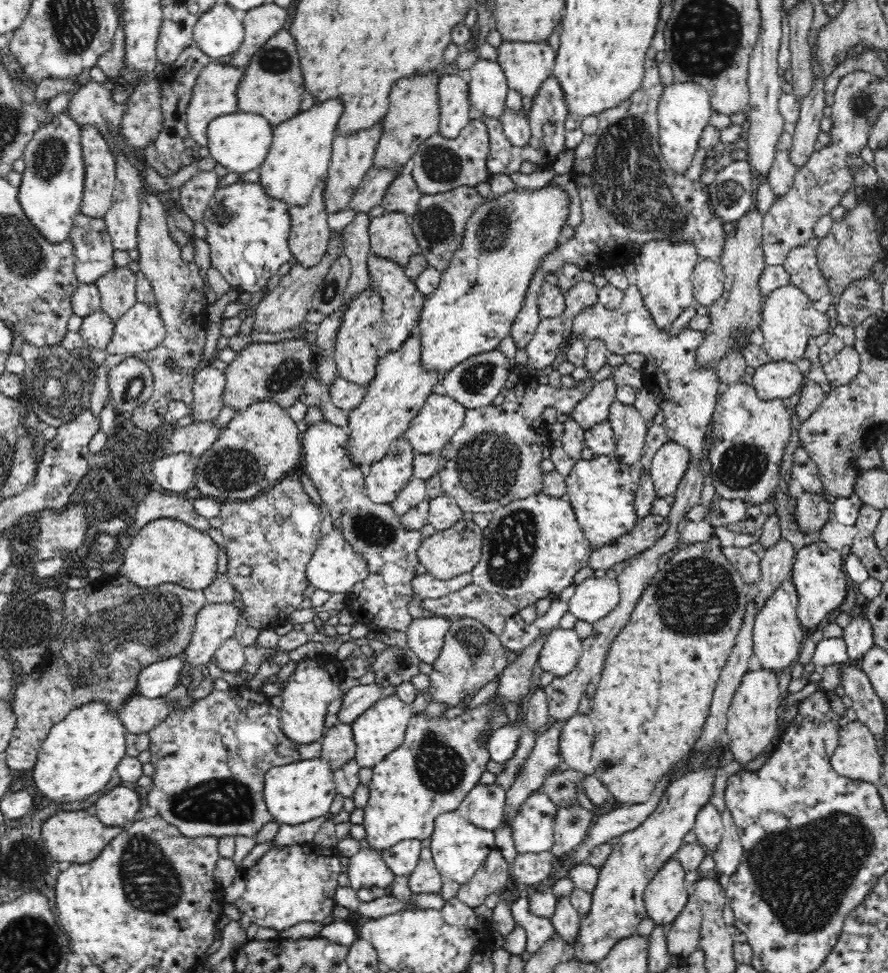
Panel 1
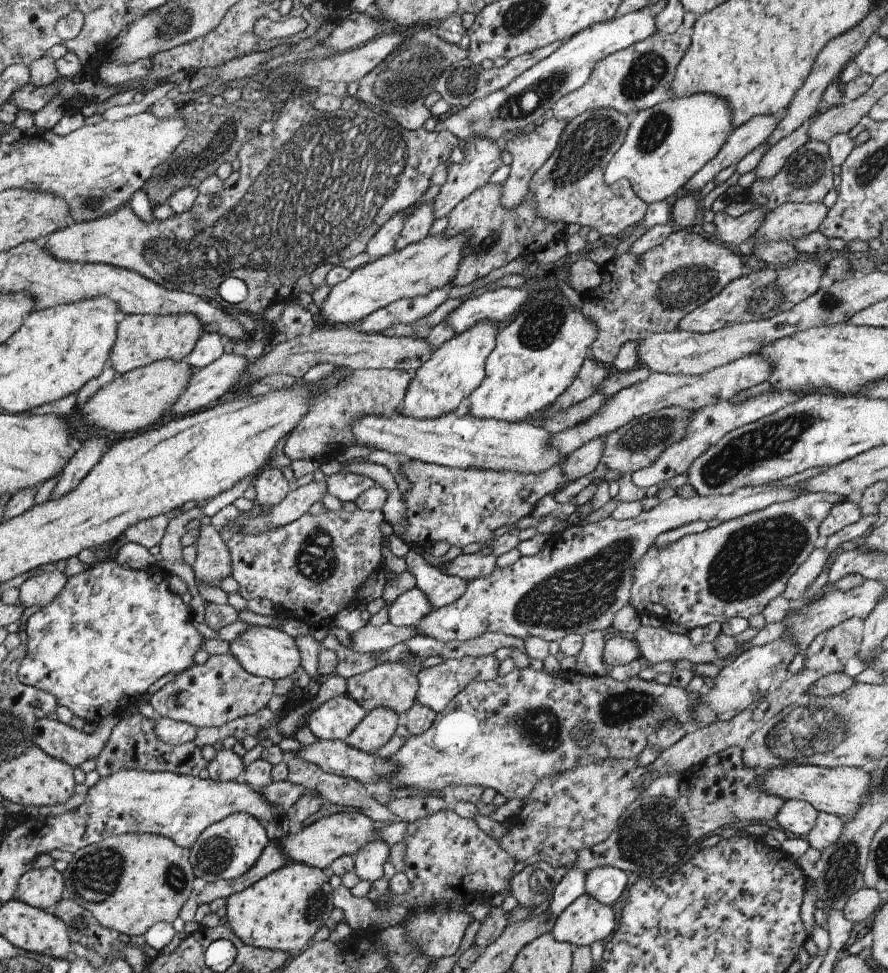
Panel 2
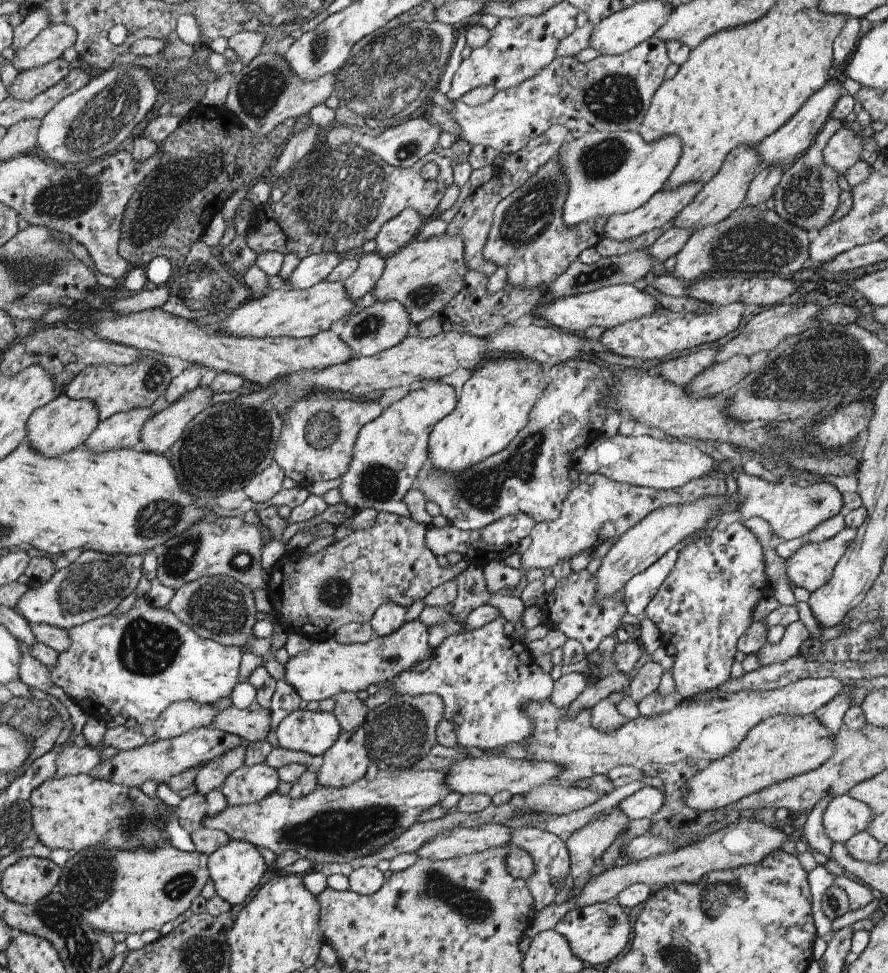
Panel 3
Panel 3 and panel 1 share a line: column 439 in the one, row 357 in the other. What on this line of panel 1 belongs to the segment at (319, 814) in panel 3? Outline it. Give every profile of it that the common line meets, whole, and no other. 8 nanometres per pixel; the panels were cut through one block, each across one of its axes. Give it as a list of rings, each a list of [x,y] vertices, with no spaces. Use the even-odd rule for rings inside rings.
[[[792,284],[773,290],[765,297],[760,314],[759,331],[764,337],[763,349],[770,360],[796,363],[804,357],[809,341],[813,337],[826,338],[828,336],[828,316],[814,307],[814,301]]]

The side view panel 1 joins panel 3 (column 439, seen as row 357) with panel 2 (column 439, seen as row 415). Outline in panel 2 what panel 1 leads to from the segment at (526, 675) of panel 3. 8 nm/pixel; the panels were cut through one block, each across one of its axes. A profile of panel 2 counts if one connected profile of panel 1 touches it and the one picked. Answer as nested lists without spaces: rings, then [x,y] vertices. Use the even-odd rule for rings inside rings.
[[[492,655],[482,657],[464,656],[458,659],[446,659],[441,664],[422,669],[416,673],[419,682],[416,700],[420,704],[432,708],[436,713],[442,712],[444,708],[448,707],[454,696],[464,690],[471,682],[486,682],[498,677],[500,663]]]

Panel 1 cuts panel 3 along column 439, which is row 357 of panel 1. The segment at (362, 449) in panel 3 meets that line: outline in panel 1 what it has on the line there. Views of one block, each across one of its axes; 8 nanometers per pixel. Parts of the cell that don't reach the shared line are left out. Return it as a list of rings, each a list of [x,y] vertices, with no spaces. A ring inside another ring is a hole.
[[[418,334],[411,335],[396,351],[388,352],[376,364],[376,376],[365,389],[362,404],[347,412],[348,415],[348,457],[356,465],[378,462],[388,452],[394,440],[404,437],[408,426],[425,400],[430,396],[434,384],[442,378],[434,369],[422,365],[422,342]]]

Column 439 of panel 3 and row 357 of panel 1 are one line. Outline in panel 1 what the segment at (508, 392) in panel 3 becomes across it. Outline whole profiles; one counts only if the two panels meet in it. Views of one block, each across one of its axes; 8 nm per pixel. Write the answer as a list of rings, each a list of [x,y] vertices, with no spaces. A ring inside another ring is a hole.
[[[555,185],[523,188],[492,194],[482,206],[476,206],[466,224],[462,246],[451,257],[449,268],[441,272],[439,288],[426,296],[419,316],[422,342],[422,365],[446,374],[463,360],[491,352],[509,335],[511,326],[522,310],[526,292],[546,256],[554,253],[570,212],[568,194]]]

